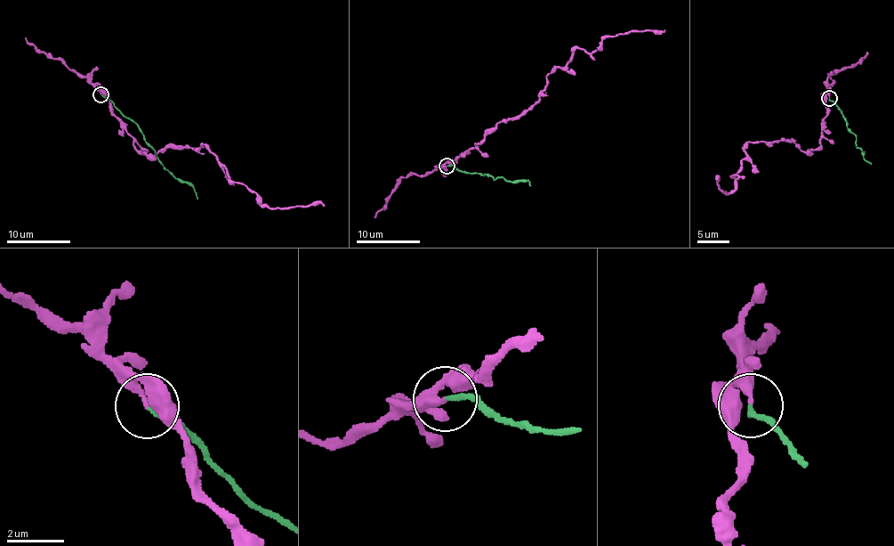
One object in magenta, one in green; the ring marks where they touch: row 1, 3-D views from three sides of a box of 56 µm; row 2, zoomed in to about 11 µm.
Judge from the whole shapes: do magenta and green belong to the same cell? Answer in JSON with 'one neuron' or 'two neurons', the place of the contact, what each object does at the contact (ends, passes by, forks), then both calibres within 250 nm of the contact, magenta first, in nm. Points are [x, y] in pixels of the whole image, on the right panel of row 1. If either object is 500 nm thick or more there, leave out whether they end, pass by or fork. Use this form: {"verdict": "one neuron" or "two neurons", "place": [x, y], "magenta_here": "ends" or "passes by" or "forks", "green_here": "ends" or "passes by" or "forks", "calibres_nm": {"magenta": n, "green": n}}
{"verdict": "two neurons", "place": [829, 98], "magenta_here": "ends", "green_here": "ends", "calibres_nm": {"magenta": 220, "green": 150}}

